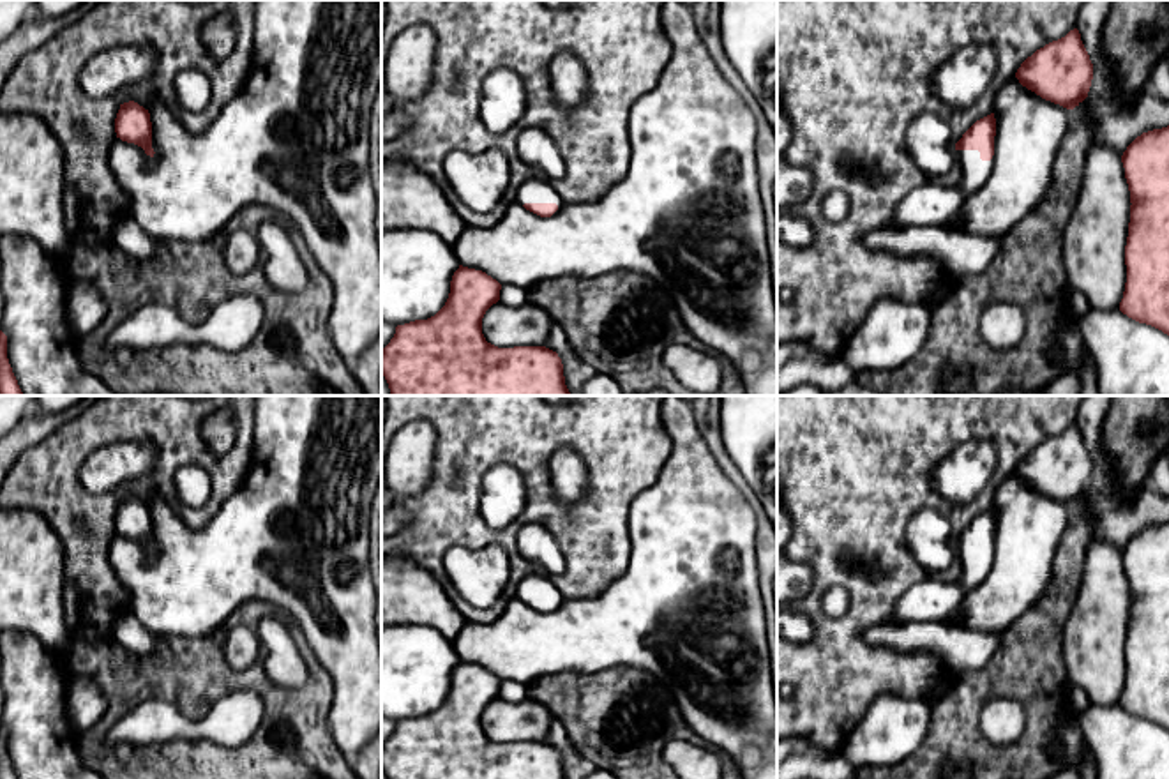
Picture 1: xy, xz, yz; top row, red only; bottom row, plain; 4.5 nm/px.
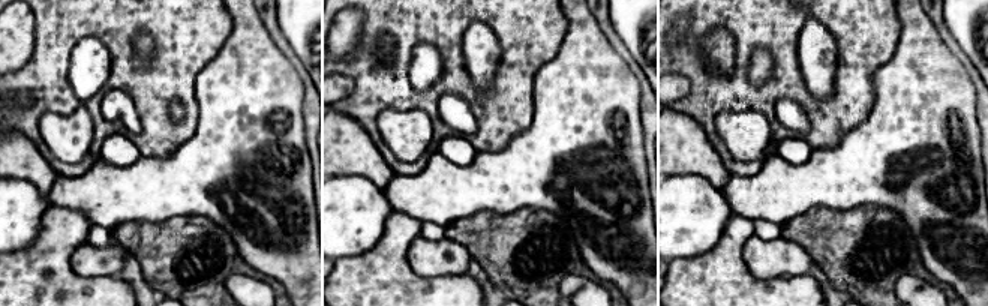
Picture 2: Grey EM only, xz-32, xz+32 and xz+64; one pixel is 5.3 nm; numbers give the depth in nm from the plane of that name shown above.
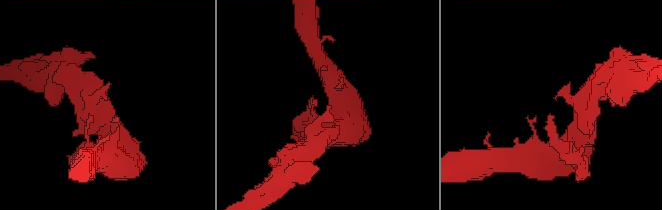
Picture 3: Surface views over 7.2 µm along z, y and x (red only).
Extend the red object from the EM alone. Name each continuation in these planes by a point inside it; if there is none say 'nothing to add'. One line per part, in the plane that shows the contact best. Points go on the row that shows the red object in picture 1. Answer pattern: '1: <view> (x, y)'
1: xz (535, 191)

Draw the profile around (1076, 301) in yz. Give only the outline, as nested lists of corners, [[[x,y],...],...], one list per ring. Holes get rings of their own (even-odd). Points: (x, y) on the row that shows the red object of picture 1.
[[[1067,284],[1063,295],[1065,295],[1068,307],[1074,313],[1074,318],[1082,316],[1090,309],[1086,297],[1081,291],[1077,291],[1075,288],[1072,288],[1070,284]]]

